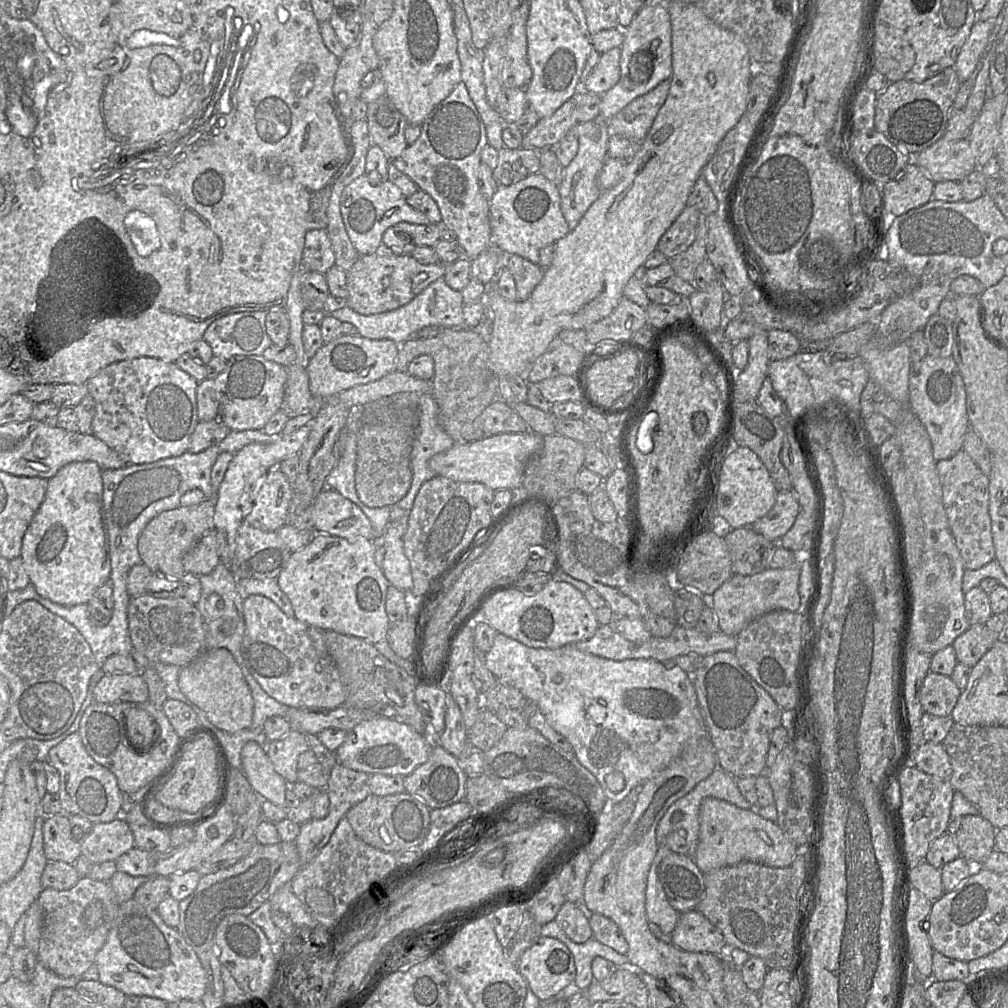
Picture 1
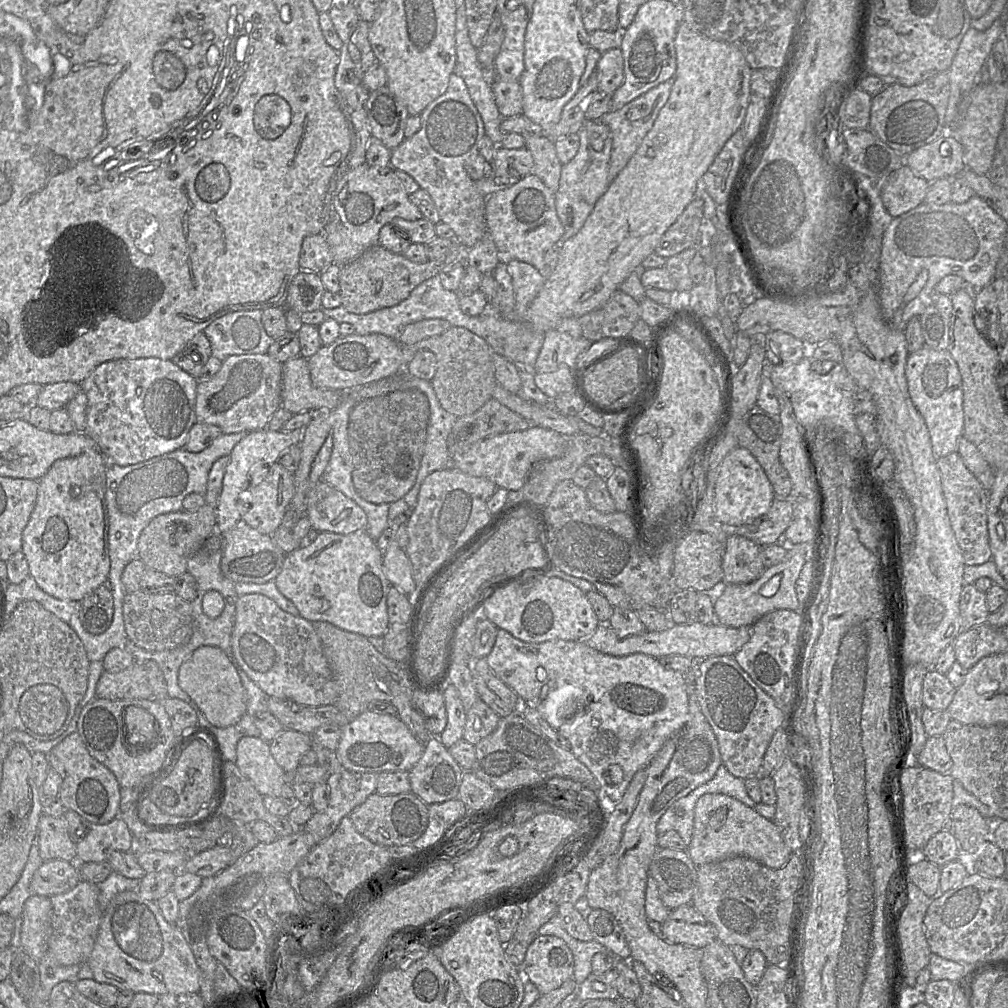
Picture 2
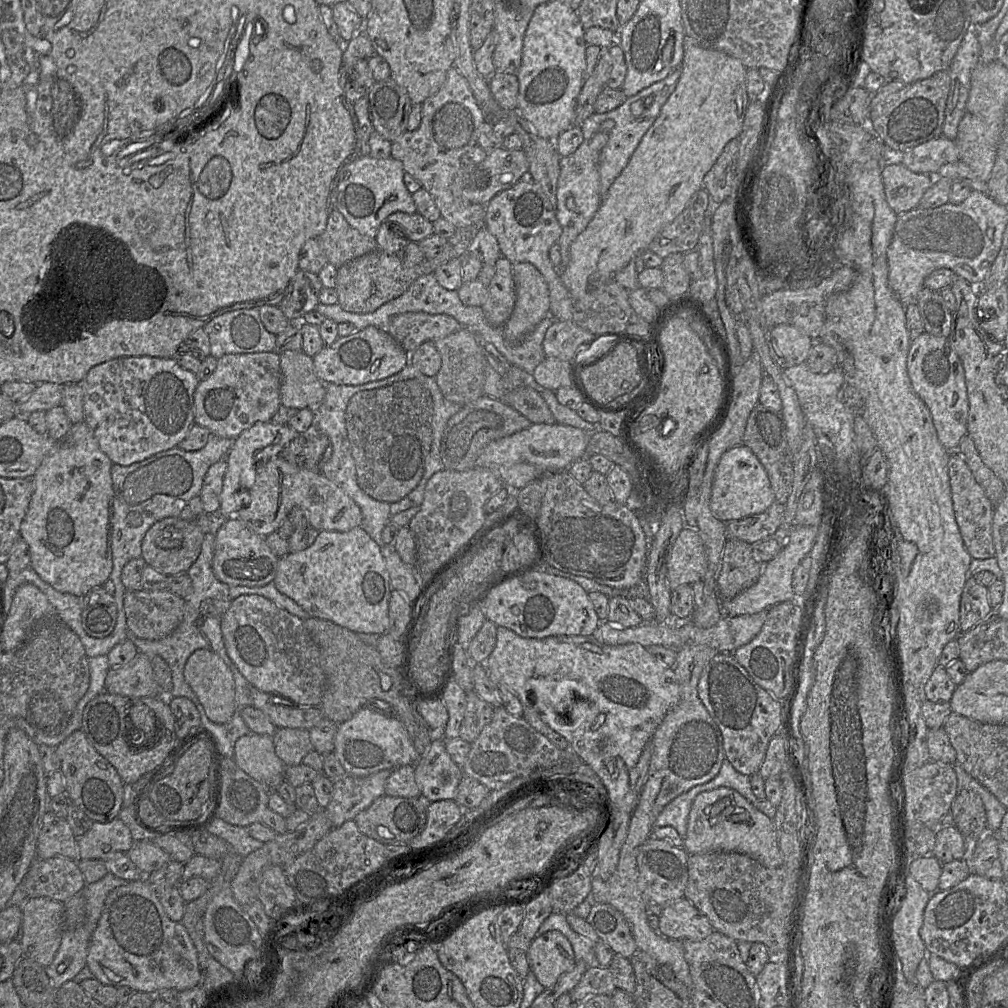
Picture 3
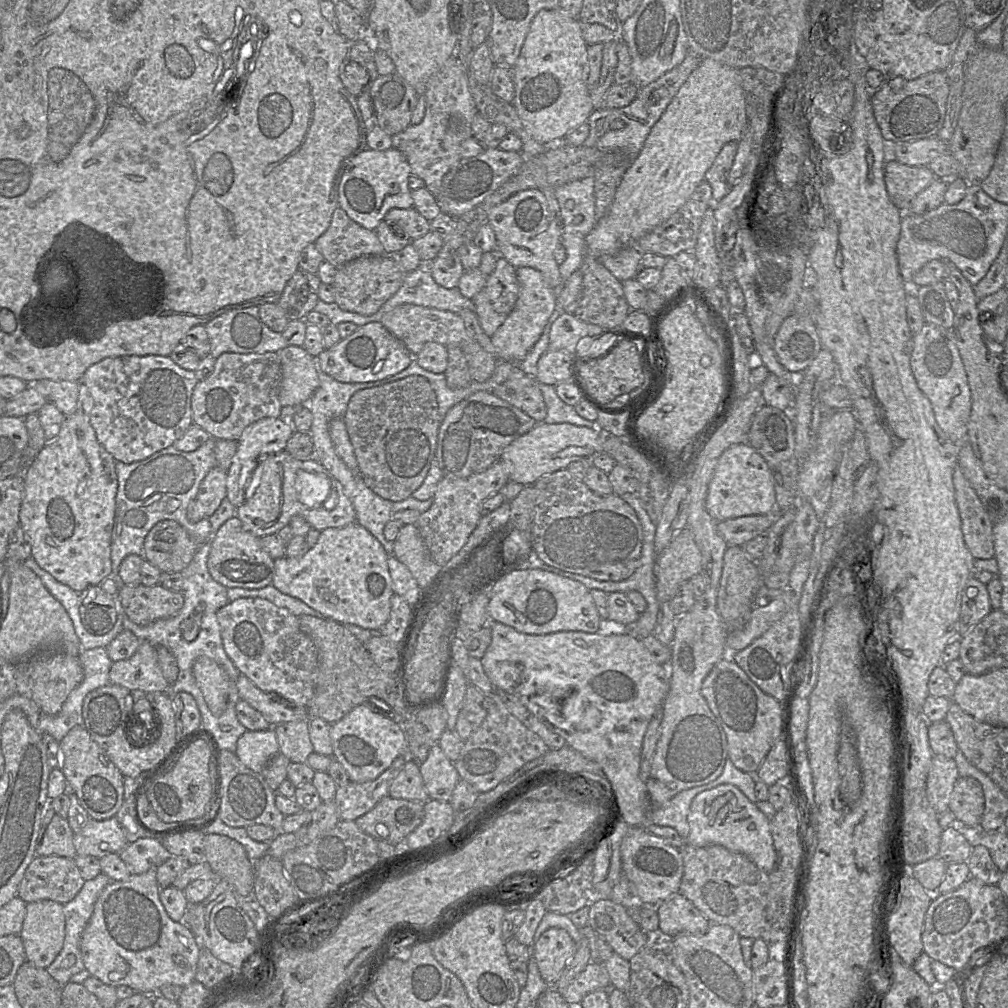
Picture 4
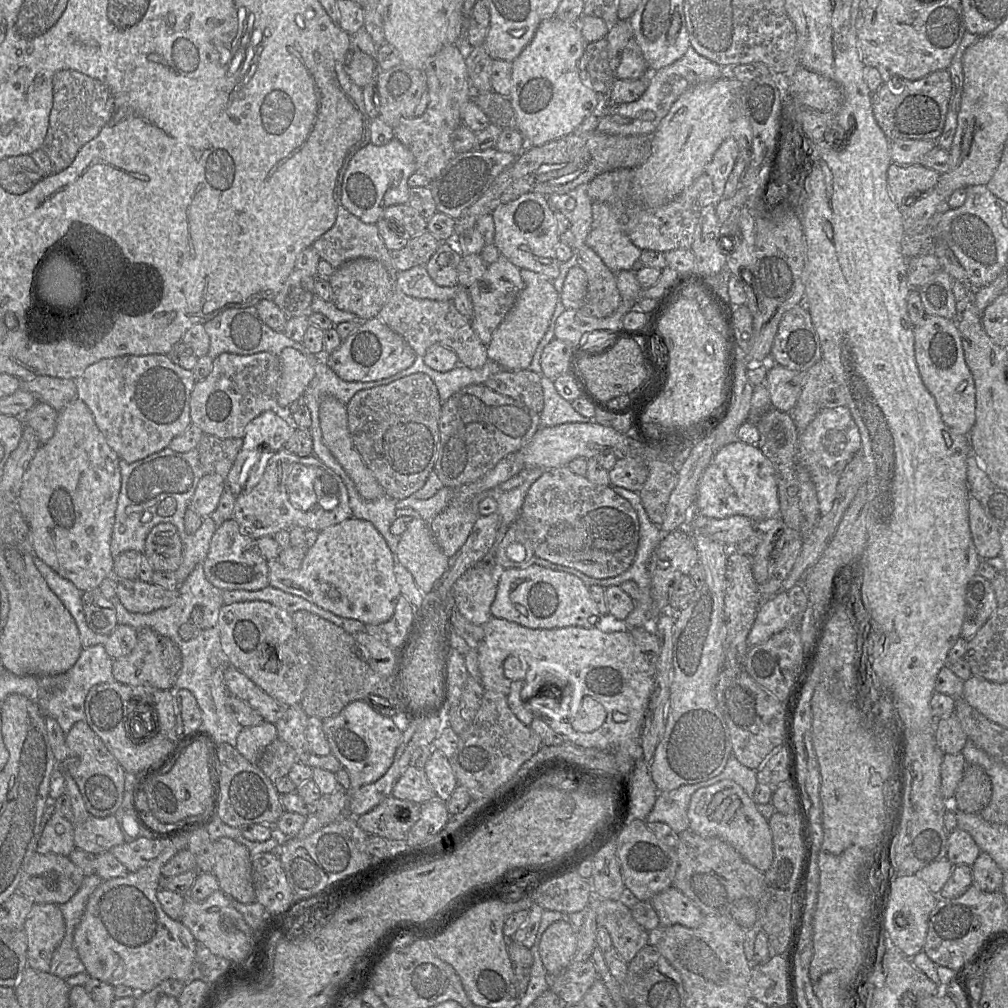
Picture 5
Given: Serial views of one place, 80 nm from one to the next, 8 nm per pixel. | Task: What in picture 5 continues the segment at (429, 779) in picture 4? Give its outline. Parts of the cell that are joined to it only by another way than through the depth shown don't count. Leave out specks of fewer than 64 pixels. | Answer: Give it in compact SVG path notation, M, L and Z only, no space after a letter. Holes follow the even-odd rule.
M433 748L424 772L435 791L436 798L446 802L458 785L449 759L440 750Z

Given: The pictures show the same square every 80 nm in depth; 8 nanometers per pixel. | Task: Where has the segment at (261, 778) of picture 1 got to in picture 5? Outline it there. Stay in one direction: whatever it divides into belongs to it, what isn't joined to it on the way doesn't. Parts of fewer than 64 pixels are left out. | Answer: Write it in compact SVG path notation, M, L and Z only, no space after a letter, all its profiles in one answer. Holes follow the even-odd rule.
M263 721L256 726L243 727L236 741L236 749L249 762L258 764L265 748L276 739L275 724Z

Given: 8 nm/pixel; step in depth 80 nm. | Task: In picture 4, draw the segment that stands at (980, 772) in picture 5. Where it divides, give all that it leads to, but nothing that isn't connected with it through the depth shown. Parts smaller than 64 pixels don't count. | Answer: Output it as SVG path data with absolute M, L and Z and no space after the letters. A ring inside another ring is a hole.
M959 777L950 795L949 810L958 823L978 828L984 812L985 798L981 784L972 777Z

